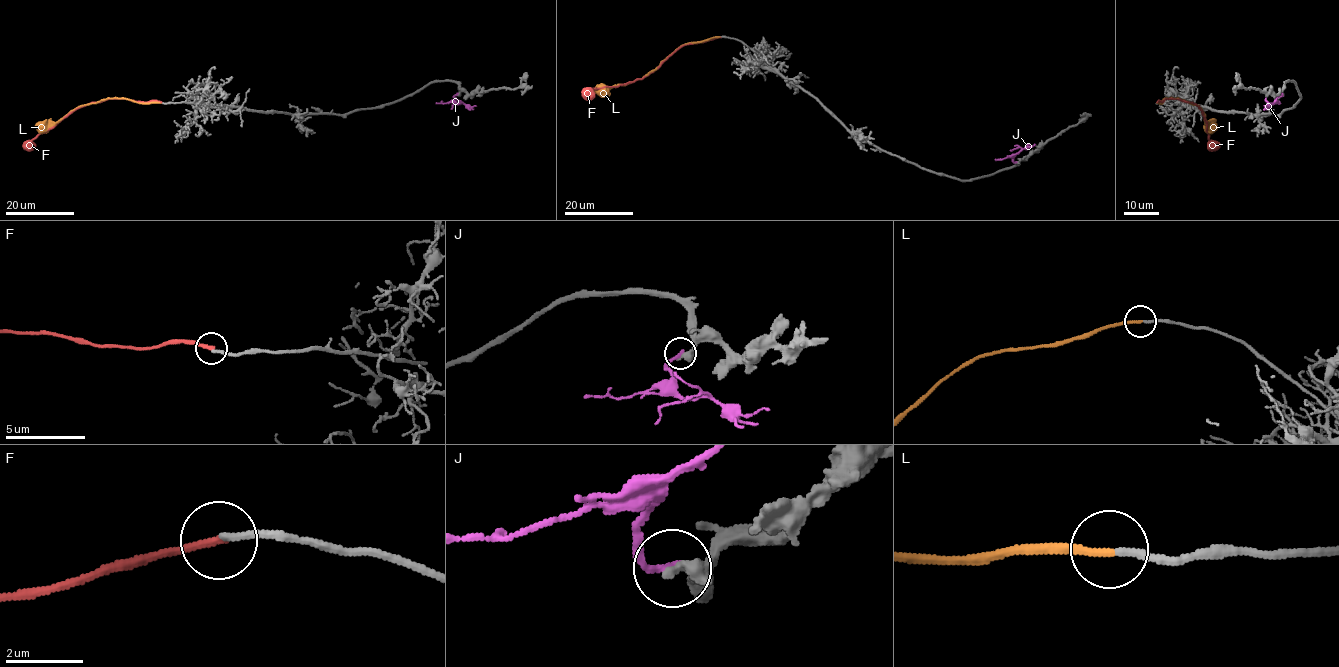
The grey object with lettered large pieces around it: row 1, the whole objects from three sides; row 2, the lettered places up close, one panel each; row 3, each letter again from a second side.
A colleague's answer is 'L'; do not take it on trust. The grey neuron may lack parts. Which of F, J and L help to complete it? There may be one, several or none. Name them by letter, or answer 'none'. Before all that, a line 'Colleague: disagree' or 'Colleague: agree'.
Colleague: agree
L

